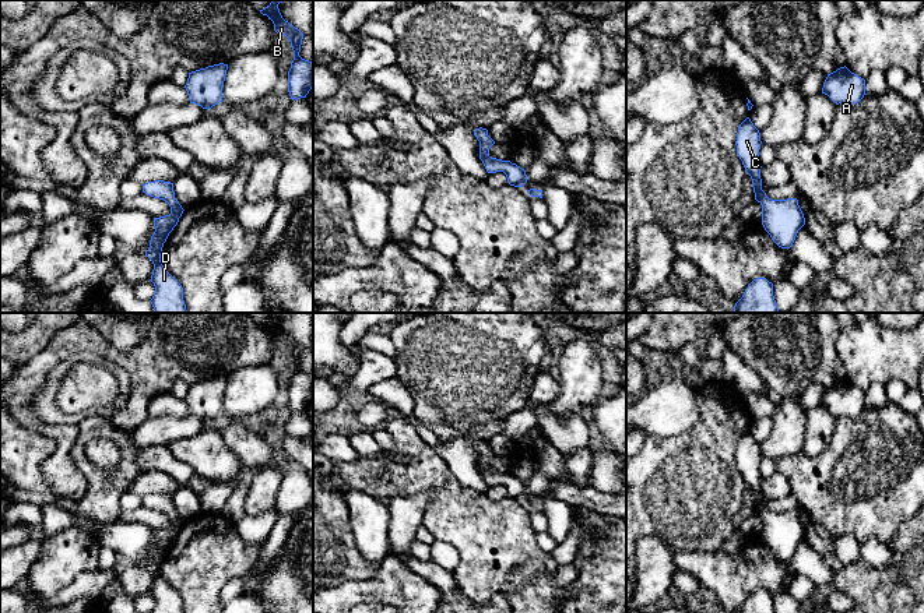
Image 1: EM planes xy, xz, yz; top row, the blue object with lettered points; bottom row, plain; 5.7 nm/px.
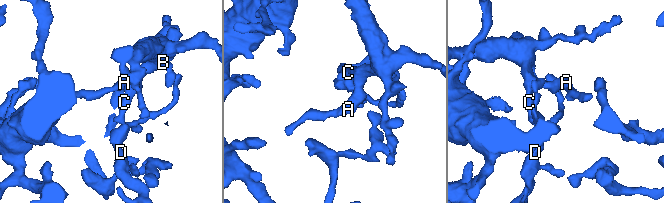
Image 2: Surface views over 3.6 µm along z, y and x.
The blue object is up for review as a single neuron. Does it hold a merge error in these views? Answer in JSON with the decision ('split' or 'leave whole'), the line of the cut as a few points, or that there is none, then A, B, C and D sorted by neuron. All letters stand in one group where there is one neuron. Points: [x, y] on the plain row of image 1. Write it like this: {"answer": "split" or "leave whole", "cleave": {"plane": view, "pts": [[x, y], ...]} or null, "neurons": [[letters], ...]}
{"answer": "leave whole", "cleave": null, "neurons": [["A", "B", "C", "D"]]}

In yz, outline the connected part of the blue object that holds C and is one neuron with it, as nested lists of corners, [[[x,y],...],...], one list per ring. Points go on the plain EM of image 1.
[[[746,430],[738,440],[737,466],[745,485],[752,492],[755,512],[762,518],[762,538],[773,554],[781,561],[790,561],[798,543],[805,538],[797,511],[772,512],[762,503],[760,492],[760,445]]]

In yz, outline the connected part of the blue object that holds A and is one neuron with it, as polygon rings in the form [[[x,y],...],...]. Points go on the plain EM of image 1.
[[[846,378],[828,387],[822,406],[828,408],[836,418],[858,416],[865,406],[865,392],[851,385]]]

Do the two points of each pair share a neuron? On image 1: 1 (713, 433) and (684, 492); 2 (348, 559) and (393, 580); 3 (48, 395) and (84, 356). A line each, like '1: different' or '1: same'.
1: same
2: different
3: same

